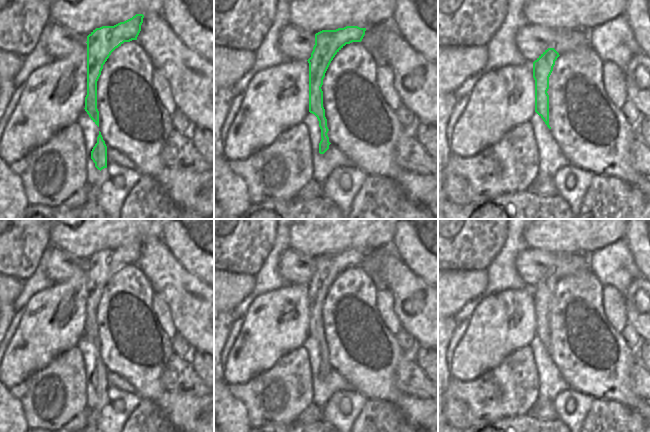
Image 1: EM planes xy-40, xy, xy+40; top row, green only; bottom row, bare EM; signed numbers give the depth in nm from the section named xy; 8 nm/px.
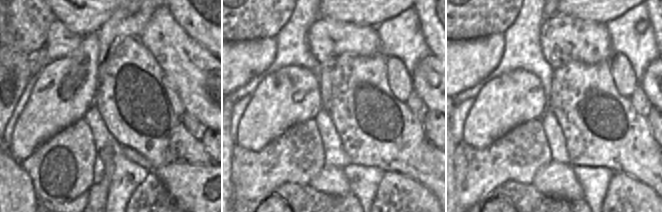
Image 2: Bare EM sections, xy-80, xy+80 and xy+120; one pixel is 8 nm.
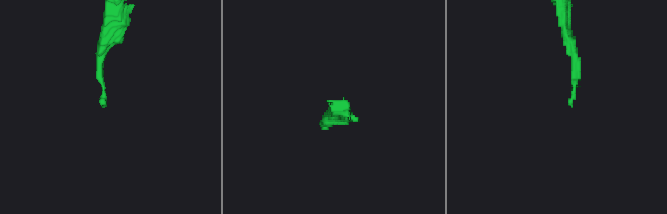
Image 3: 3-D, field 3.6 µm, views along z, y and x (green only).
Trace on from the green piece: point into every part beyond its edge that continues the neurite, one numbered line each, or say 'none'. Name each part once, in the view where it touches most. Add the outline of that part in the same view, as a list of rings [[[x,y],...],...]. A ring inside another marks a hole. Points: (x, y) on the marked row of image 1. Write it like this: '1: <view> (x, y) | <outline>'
1: xy-40 (92, 192) | [[[107,168],[102,169],[97,175],[95,183],[91,187],[87,187],[87,202],[97,201],[101,185],[107,179]]]

